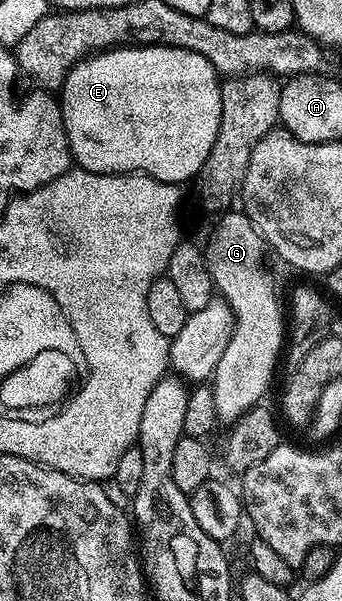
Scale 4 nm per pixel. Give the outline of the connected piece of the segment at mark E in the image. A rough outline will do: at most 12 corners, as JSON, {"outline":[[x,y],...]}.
{"outline":[[174,46],[81,59],[59,91],[72,161],[196,179],[221,84]]}

